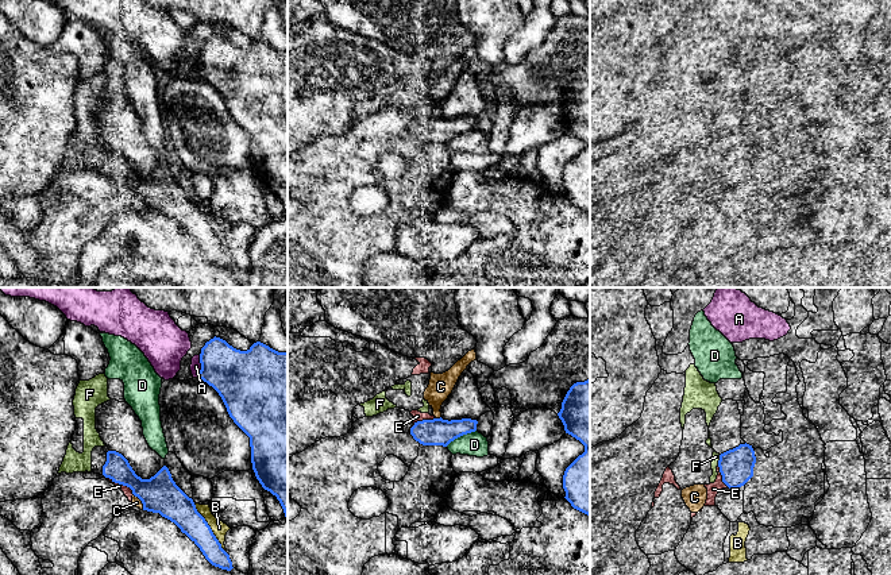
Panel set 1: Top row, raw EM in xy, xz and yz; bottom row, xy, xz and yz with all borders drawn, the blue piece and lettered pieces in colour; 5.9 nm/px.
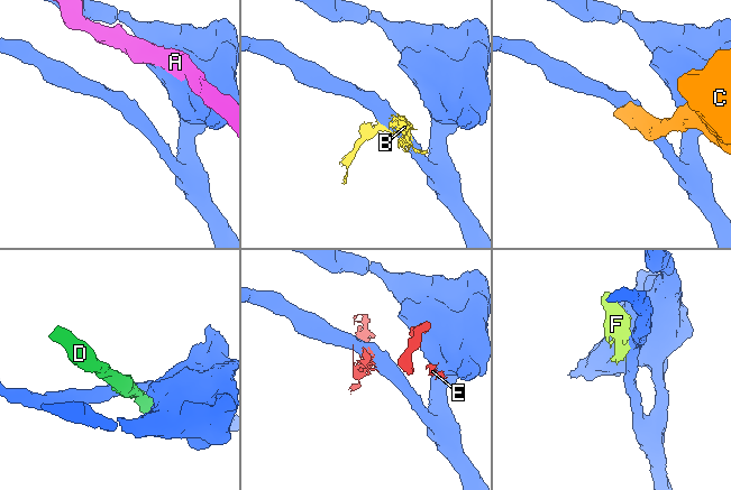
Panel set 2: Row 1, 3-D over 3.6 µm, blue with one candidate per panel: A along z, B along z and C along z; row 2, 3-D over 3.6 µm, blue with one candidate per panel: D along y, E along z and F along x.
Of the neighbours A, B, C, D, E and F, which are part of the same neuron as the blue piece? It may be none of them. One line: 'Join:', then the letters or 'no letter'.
Join: no letter

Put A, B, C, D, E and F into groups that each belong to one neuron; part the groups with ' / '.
A / B / C E / D / F

